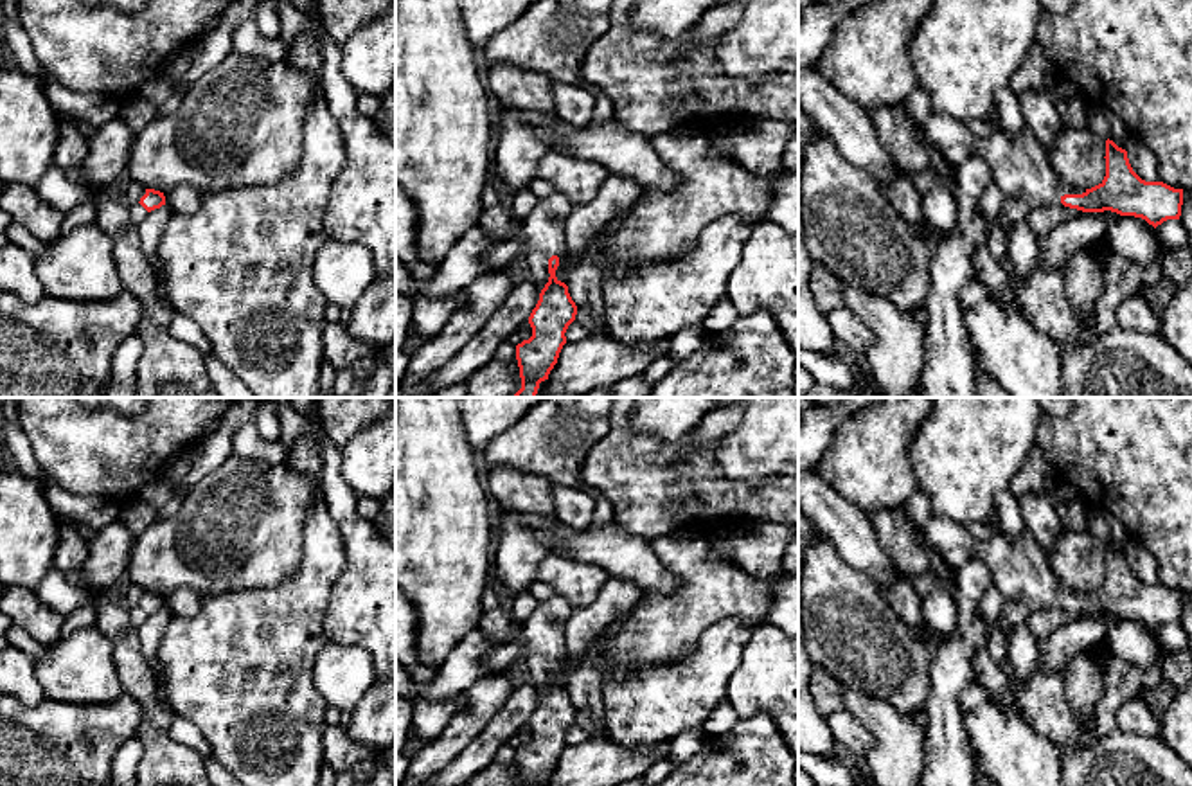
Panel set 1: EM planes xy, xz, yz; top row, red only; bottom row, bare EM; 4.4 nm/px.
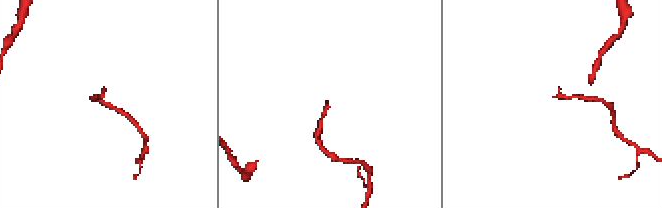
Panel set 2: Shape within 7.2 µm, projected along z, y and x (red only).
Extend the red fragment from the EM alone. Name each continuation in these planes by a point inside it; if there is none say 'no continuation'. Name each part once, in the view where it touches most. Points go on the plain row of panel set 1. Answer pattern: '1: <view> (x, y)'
1: yz (1020, 569)

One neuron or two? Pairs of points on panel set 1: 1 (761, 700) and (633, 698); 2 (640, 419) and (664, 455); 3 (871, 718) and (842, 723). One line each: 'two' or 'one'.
1: two
2: two
3: two

